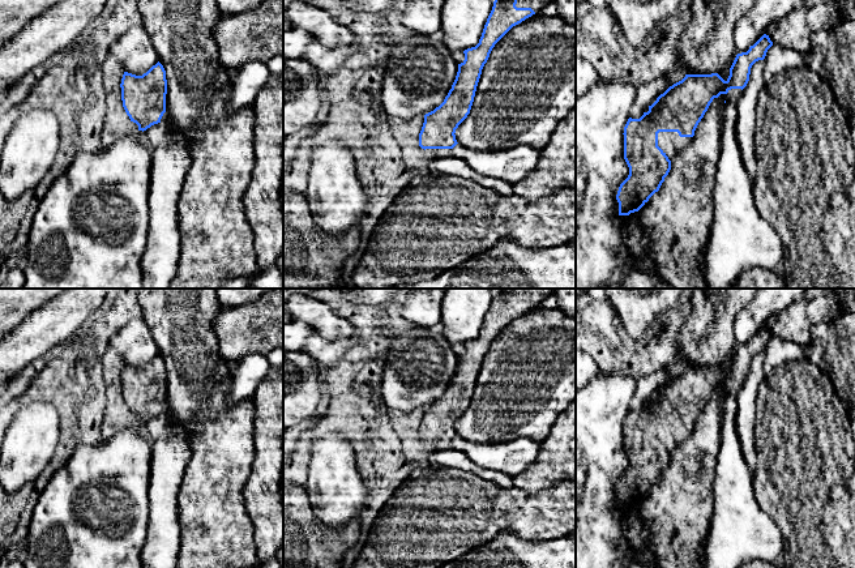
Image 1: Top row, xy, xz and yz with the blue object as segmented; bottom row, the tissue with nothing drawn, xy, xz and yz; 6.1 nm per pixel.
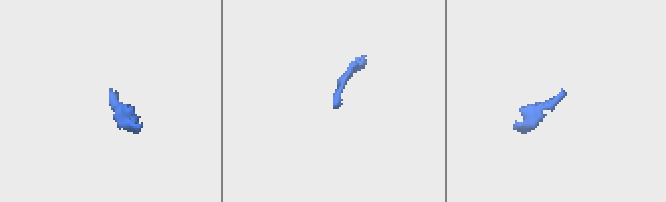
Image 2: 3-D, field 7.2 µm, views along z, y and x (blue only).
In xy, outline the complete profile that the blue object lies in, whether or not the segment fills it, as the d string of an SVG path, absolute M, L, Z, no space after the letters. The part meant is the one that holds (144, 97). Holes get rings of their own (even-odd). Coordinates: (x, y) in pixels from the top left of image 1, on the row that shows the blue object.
M159 61L142 76L124 72L120 87L123 107L138 131L161 123L166 112L167 80Z

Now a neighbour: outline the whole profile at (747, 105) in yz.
M765 60L756 61L751 68L749 81L743 89L738 101L738 144L741 161L753 180L758 170L758 157L756 154L756 123L757 123L757 101L761 89L766 85L764 81Z

